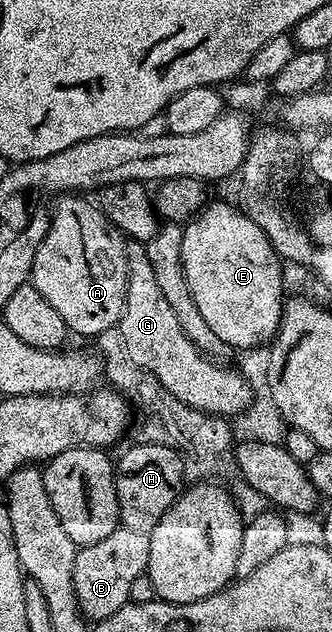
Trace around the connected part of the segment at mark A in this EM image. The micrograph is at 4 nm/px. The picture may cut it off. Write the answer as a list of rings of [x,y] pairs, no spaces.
[[[65,194],[52,205],[49,229],[39,250],[35,250],[31,283],[35,290],[39,290],[39,294],[43,294],[43,298],[47,298],[47,302],[51,302],[51,306],[55,306],[59,318],[63,318],[70,333],[97,336],[108,328],[118,327],[129,277],[129,260],[125,257],[125,246],[122,233],[109,223],[100,207],[94,201],[92,204],[84,195]]]

